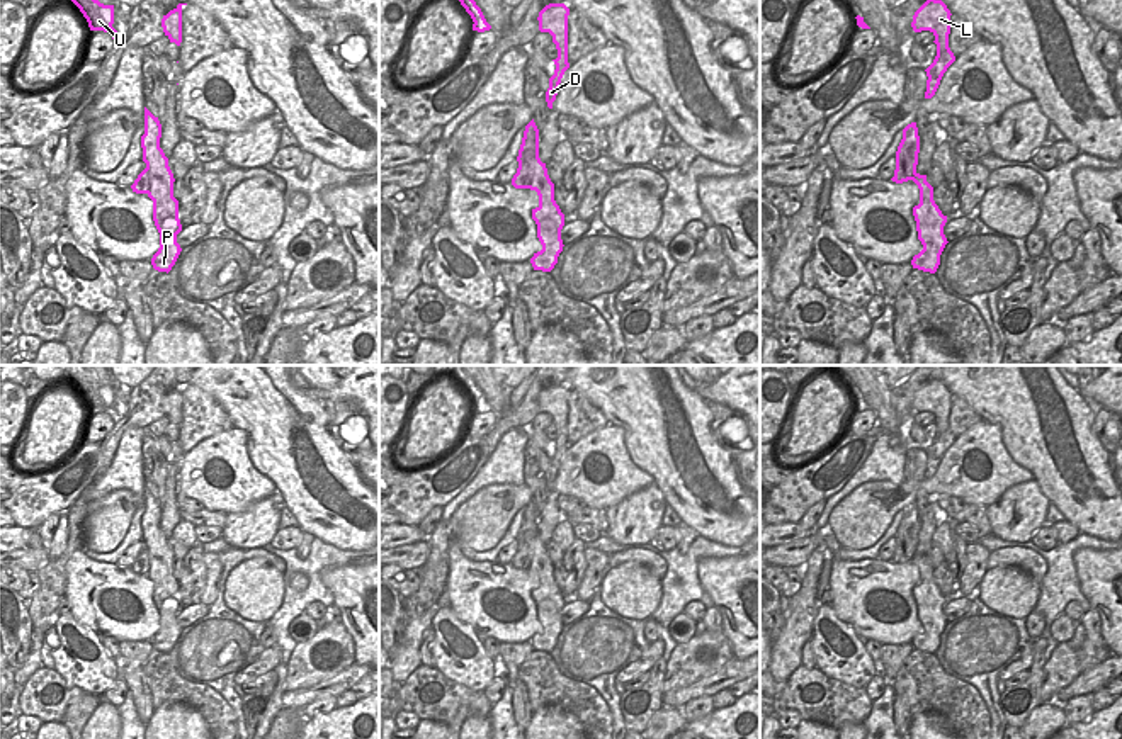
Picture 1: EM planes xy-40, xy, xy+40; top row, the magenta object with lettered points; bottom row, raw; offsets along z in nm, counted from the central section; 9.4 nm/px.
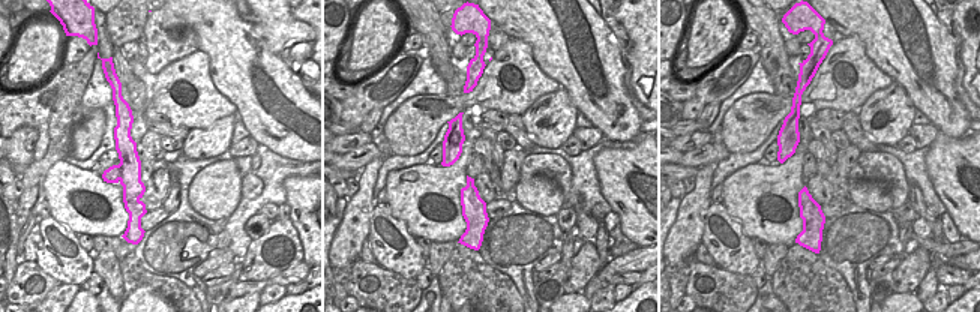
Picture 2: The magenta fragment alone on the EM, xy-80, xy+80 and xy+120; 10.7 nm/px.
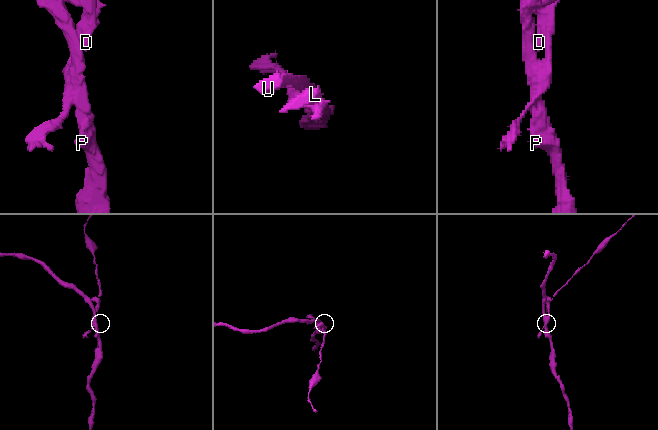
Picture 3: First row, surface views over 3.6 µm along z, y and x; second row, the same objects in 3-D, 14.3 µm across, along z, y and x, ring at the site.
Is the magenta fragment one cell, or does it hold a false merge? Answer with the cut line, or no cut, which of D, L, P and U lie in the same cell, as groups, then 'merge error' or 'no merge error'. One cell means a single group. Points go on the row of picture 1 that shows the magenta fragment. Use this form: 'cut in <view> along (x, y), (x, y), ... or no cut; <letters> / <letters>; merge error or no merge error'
cut in xy along (524, 136), (524, 172), (531, 180), (531, 187); D L / P U; merge error

